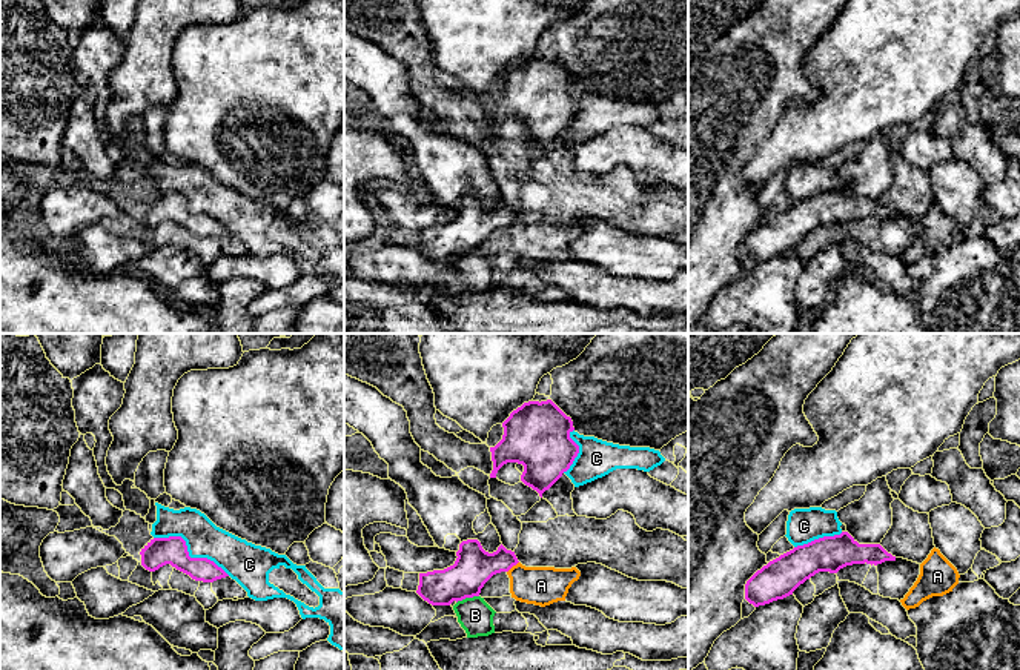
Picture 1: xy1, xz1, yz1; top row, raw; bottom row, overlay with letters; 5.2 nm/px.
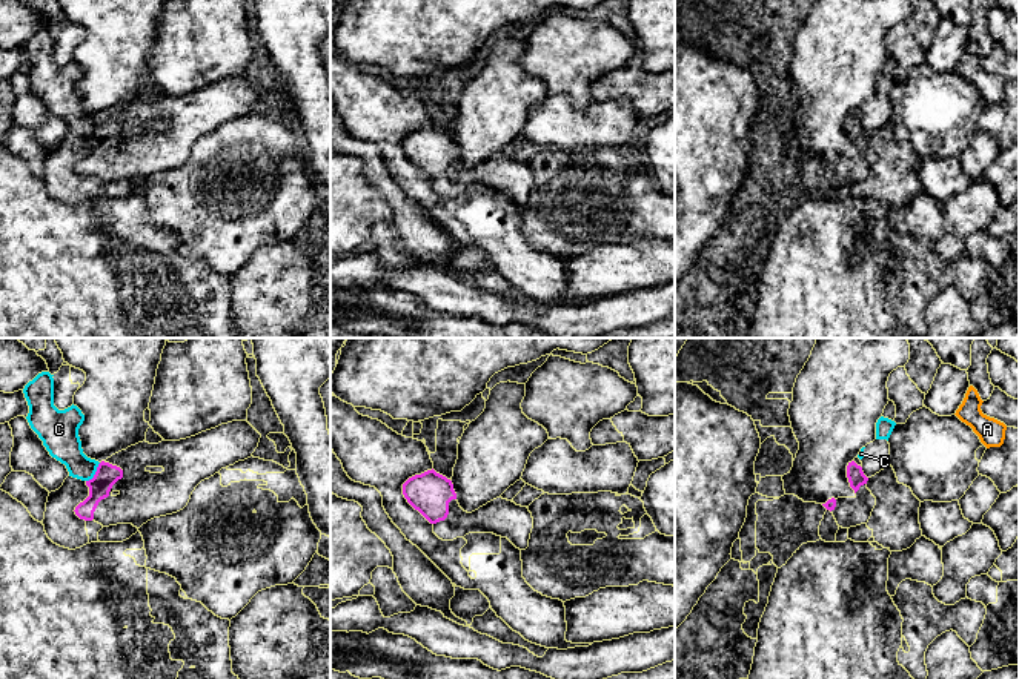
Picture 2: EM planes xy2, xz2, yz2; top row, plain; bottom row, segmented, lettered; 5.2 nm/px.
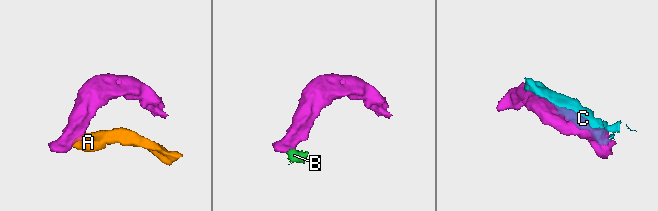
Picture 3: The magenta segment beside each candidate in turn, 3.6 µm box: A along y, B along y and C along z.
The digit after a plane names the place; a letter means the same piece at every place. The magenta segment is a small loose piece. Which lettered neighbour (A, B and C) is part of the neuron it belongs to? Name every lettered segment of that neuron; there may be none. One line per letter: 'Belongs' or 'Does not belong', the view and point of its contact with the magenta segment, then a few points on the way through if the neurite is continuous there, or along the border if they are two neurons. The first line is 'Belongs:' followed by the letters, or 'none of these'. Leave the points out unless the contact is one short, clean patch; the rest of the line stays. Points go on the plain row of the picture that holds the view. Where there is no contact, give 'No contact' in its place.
Belongs: none of these
A: Does not belong. Touches magenta at xz1 (512, 222). Boundary: xz1 (518, 217), (507, 228)
B: Does not belong. Touches magenta at xz1 (467, 252). Boundary: xz1 (478, 251), (457, 258)
C: Does not belong. Touches magenta at xy1 (188, 209)

